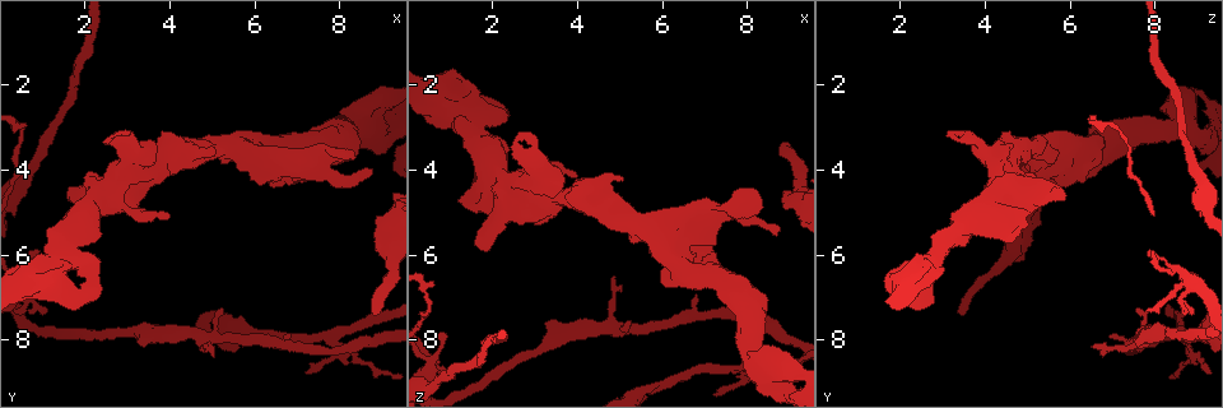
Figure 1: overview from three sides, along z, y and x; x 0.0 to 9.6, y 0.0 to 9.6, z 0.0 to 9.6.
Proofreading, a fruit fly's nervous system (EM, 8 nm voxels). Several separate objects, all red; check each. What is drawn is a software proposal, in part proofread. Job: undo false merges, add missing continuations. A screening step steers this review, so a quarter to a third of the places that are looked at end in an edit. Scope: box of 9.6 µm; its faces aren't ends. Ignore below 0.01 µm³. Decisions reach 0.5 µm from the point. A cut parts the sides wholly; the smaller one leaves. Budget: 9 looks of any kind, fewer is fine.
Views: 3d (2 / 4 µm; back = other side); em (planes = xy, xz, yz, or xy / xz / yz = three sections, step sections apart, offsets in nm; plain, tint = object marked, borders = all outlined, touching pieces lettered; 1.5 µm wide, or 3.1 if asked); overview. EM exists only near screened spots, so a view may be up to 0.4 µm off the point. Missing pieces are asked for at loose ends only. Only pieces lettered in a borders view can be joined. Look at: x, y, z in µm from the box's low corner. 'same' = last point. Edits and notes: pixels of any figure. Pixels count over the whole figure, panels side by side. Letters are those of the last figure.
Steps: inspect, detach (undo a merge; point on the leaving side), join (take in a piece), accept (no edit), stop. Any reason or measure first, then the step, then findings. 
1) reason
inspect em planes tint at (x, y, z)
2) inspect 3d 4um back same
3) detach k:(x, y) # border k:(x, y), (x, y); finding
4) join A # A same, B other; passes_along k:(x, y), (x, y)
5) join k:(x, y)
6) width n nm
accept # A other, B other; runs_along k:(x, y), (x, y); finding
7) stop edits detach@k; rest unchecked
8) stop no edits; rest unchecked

side arm on a straight run
inspect 3d 2um at (3.15, 3.70, 4.15)

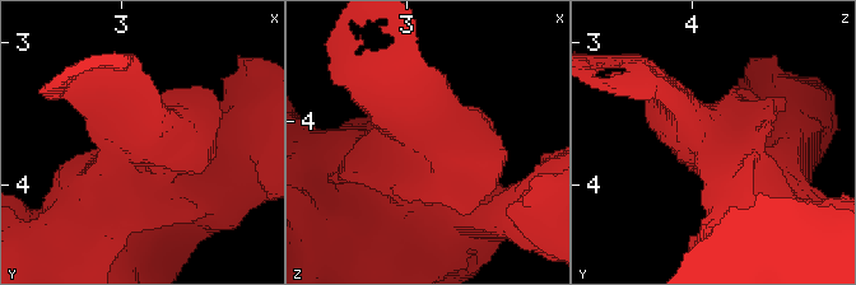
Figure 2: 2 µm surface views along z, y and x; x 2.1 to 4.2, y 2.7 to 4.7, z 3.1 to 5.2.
now the EM
inspect em xy step 8 borders at (3.14, 3.72, 4.22)

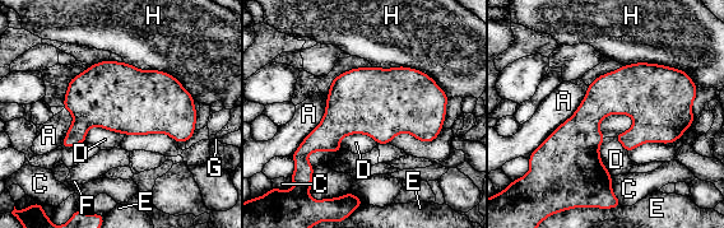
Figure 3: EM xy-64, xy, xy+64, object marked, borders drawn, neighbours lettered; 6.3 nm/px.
width 280 nm
accept # A other, C other, D other, E other, F other, G other, H other; continuous, no second neuron

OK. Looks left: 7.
free end
inspect em xz step 8 tint at (4.85, 8.10, 6.50)

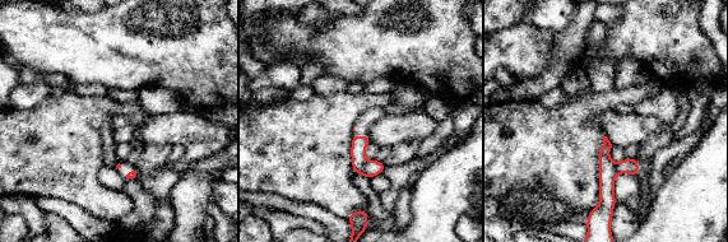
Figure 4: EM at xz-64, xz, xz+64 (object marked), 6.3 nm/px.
cut it another way
inspect em planes borders same

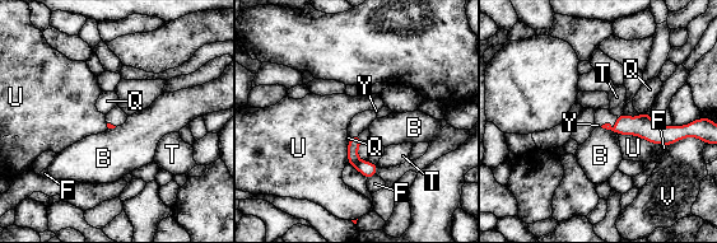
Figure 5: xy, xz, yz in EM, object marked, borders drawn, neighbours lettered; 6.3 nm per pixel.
join Y # B other, F other, Q other, T other, U other, V other, Y same; passes_along 5:(643, 126), (610, 126), (603, 116); it goes on there

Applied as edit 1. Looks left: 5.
redraw
inspect overview

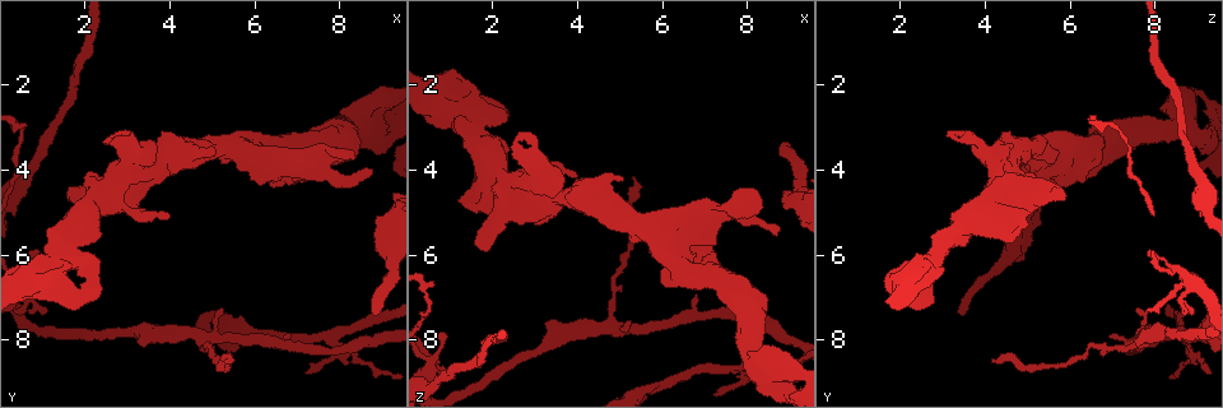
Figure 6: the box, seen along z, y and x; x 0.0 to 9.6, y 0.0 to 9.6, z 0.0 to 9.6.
sharp bend
inspect 3d 4um at (7.75, 7.95, 8.70)

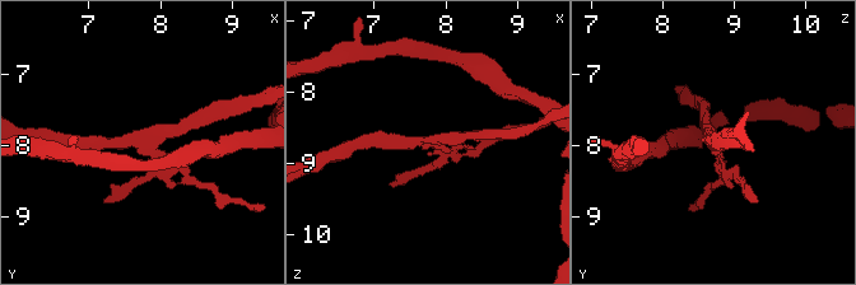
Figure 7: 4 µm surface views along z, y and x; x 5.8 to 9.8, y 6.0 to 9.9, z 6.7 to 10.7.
arms 4
inspect em planes borders at (7.70, 7.95, 8.70)

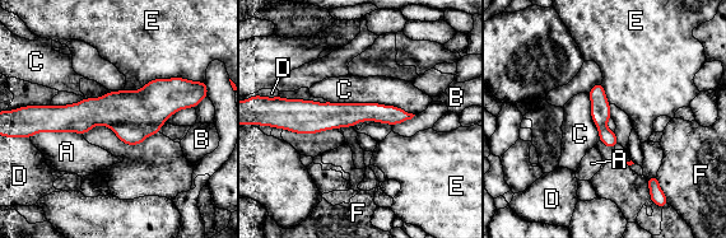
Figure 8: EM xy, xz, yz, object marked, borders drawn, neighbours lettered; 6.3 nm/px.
longest_contact C 550 nm
accept # A other, B other, C other, D other, E other, F other; runs_along 8:(191, 103), (85, 115), (40, 111); continuous, no second neuron

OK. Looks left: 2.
branch stops here
inspect em planes borders at (8.75, 7.40, 3.50)

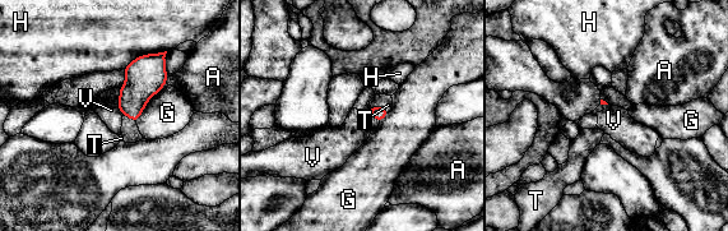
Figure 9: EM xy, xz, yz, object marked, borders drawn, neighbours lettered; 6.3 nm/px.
longest_contact G 320 nm
join T # A other, G other, H other, T same, V other; passes_along 9:(379, 112), (379, 106), (379, 100); it goes on there

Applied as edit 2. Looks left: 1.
stop edits join@5, join@9; rest unchecked

